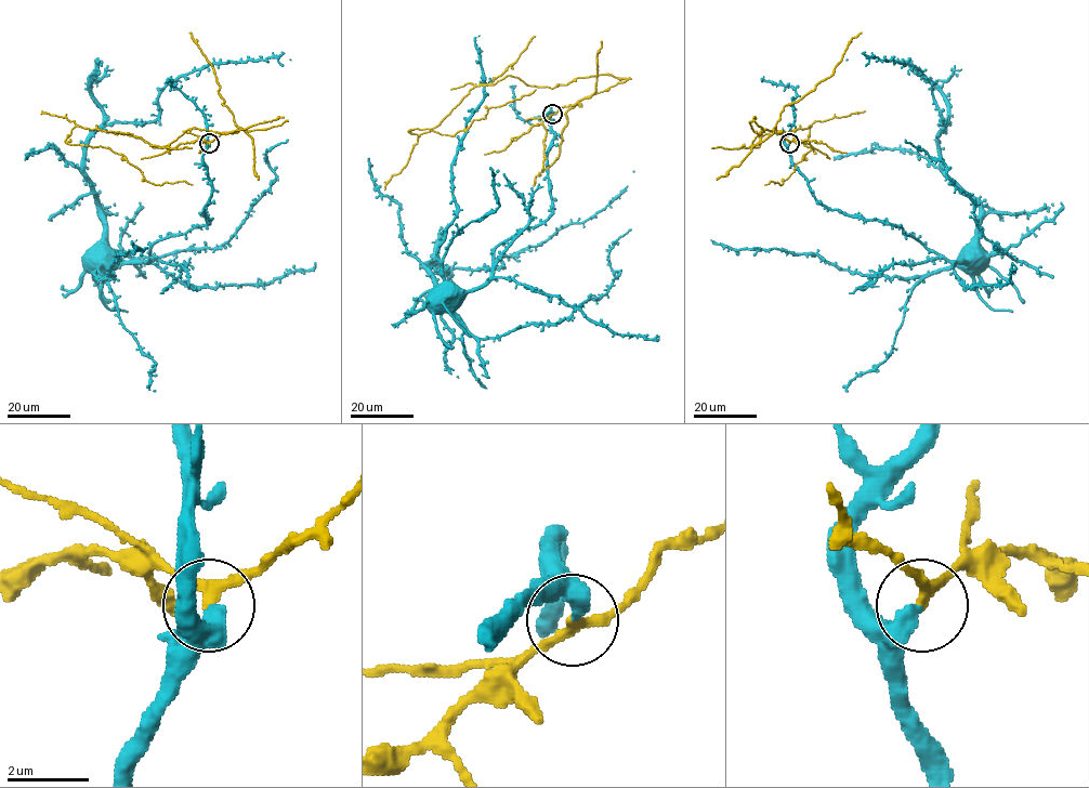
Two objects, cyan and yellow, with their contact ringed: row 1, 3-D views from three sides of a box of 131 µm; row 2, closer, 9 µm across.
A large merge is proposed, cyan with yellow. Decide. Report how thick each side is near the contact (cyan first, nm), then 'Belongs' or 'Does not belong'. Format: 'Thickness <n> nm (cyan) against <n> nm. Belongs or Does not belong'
Thickness 440 nm (cyan) against 260 nm. Does not belong

